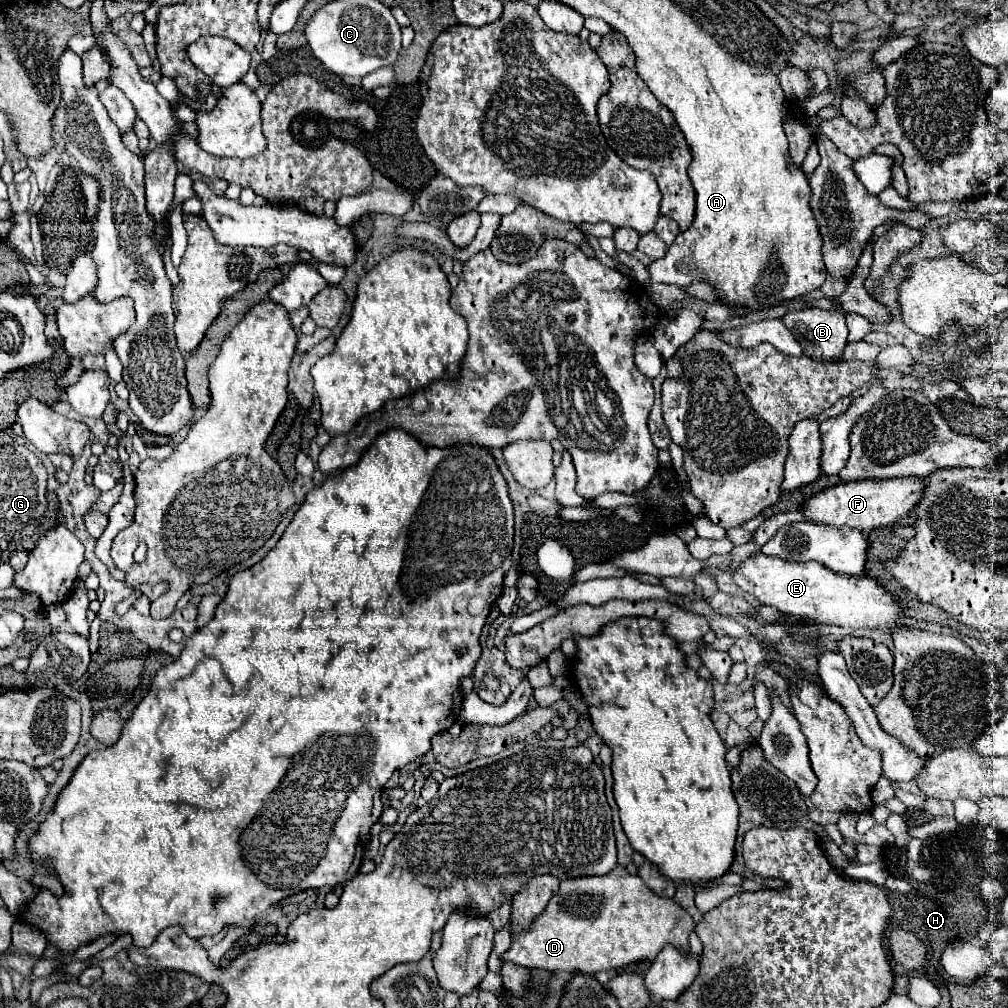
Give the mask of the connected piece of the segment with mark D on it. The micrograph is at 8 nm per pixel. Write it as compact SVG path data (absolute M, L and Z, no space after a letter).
M618 865L604 877L580 877L562 881L560 893L550 899L544 915L532 923L530 931L514 937L512 947L504 953L502 961L512 961L528 969L594 975L606 969L622 969L638 961L654 961L666 945L674 945L678 951L688 953L688 935L692 929L694 919L688 915L688 911L678 907L674 899L656 897L638 875L630 875L622 865Z

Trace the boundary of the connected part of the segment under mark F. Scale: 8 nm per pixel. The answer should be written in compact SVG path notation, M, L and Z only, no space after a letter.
M896 477L896 479L870 479L870 481L850 481L850 483L840 483L836 487L830 487L826 491L816 493L812 499L808 499L804 503L804 515L814 521L814 523L826 523L826 525L834 525L834 527L856 527L856 529L876 529L876 527L884 527L884 525L892 525L896 523L900 517L906 517L916 503L920 503L922 495L924 495L924 479L922 477Z

